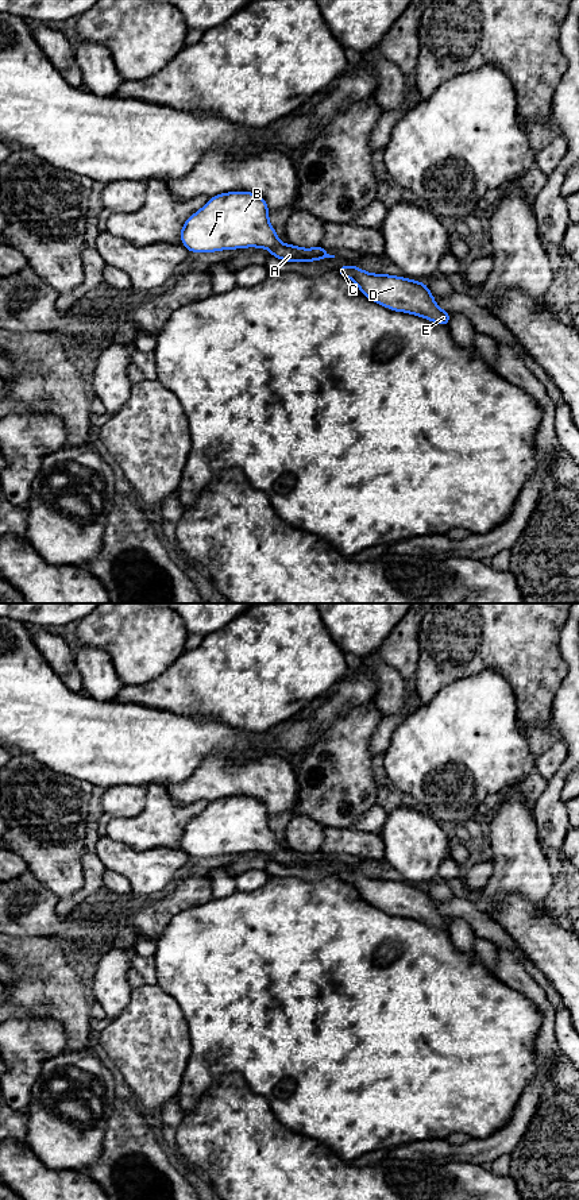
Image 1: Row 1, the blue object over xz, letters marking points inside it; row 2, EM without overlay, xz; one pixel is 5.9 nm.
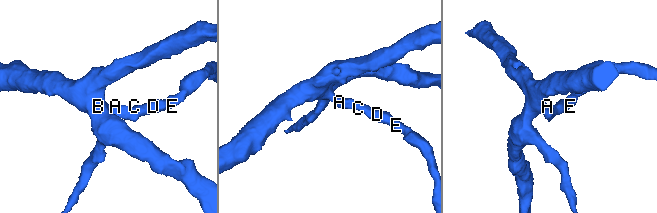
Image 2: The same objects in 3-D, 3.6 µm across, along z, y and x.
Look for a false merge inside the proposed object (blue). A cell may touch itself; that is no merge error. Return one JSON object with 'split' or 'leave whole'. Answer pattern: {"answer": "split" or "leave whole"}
{"answer": "leave whole"}

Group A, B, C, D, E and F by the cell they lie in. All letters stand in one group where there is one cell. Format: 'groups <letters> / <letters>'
groups A B C D E F

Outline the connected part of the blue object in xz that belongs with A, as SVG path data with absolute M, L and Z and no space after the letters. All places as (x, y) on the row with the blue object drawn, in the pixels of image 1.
M231 192L211 197L209 201L194 215L192 215L181 229L181 242L190 252L215 252L219 250L233 250L246 247L269 248L270 255L287 262L312 262L324 258L335 258L329 255L321 246L314 248L301 248L293 244L283 244L277 238L275 229L269 223L269 208L263 197L251 192Z

